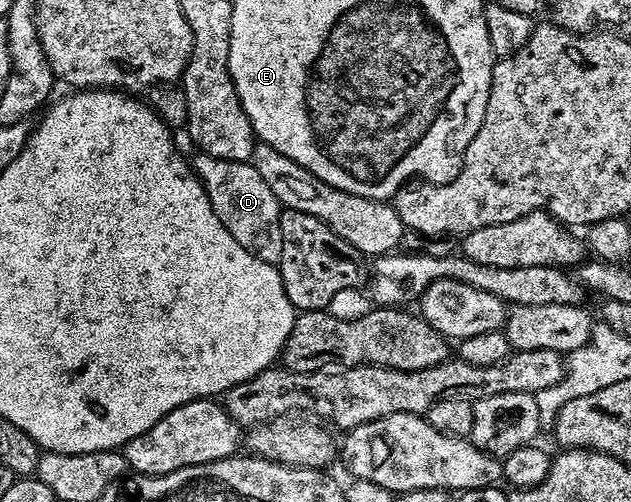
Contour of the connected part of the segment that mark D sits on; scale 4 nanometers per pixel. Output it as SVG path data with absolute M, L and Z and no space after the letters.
M202 153L196 156L196 159L193 159L195 175L207 190L213 213L217 213L225 229L233 233L237 245L241 245L241 249L249 249L249 253L253 253L253 257L261 261L278 264L281 257L281 204L273 189L265 185L261 173L257 173L257 169L249 161L225 161Z

